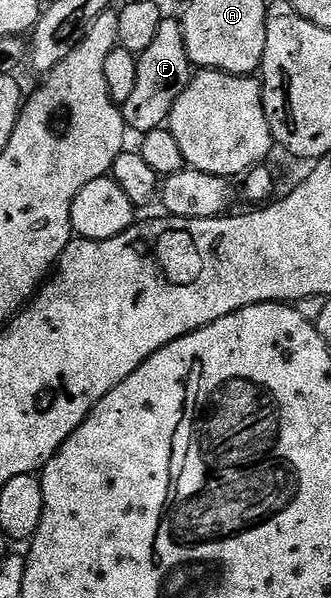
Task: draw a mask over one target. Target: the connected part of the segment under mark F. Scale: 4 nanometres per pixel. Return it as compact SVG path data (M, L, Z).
M163 17L160 32L156 32L156 40L152 40L152 45L143 54L137 55L137 60L136 89L126 102L121 103L121 108L127 127L144 135L167 125L176 100L180 100L180 92L188 88L192 77L192 63L186 51L181 21L177 17Z

